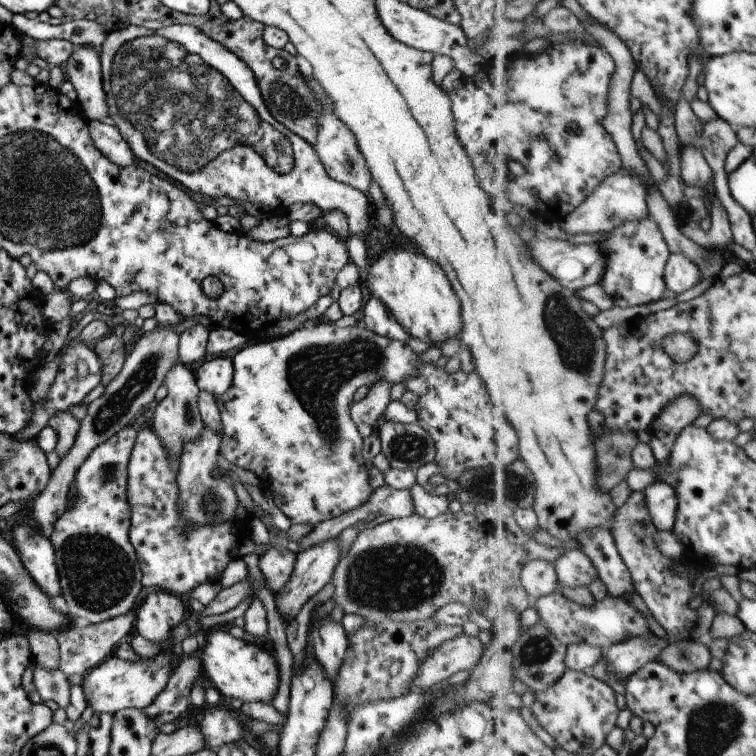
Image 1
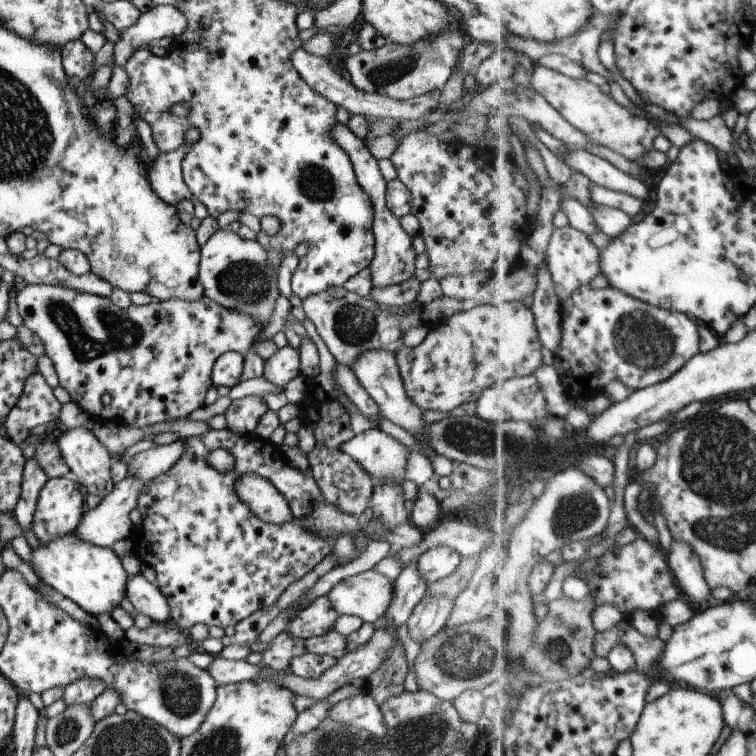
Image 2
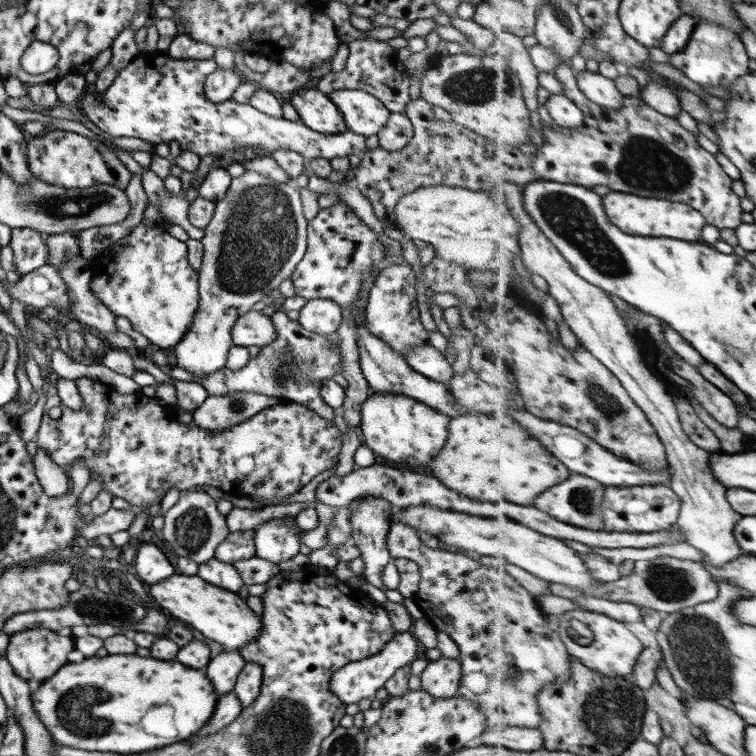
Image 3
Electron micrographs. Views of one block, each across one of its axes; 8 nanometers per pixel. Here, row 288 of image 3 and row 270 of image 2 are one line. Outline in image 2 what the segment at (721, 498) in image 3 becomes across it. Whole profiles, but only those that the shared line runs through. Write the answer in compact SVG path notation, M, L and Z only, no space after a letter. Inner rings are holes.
M574 225L555 229L548 249L547 264L556 281L559 297L564 304L580 288L586 287L603 272L603 252L590 240L590 236Z

